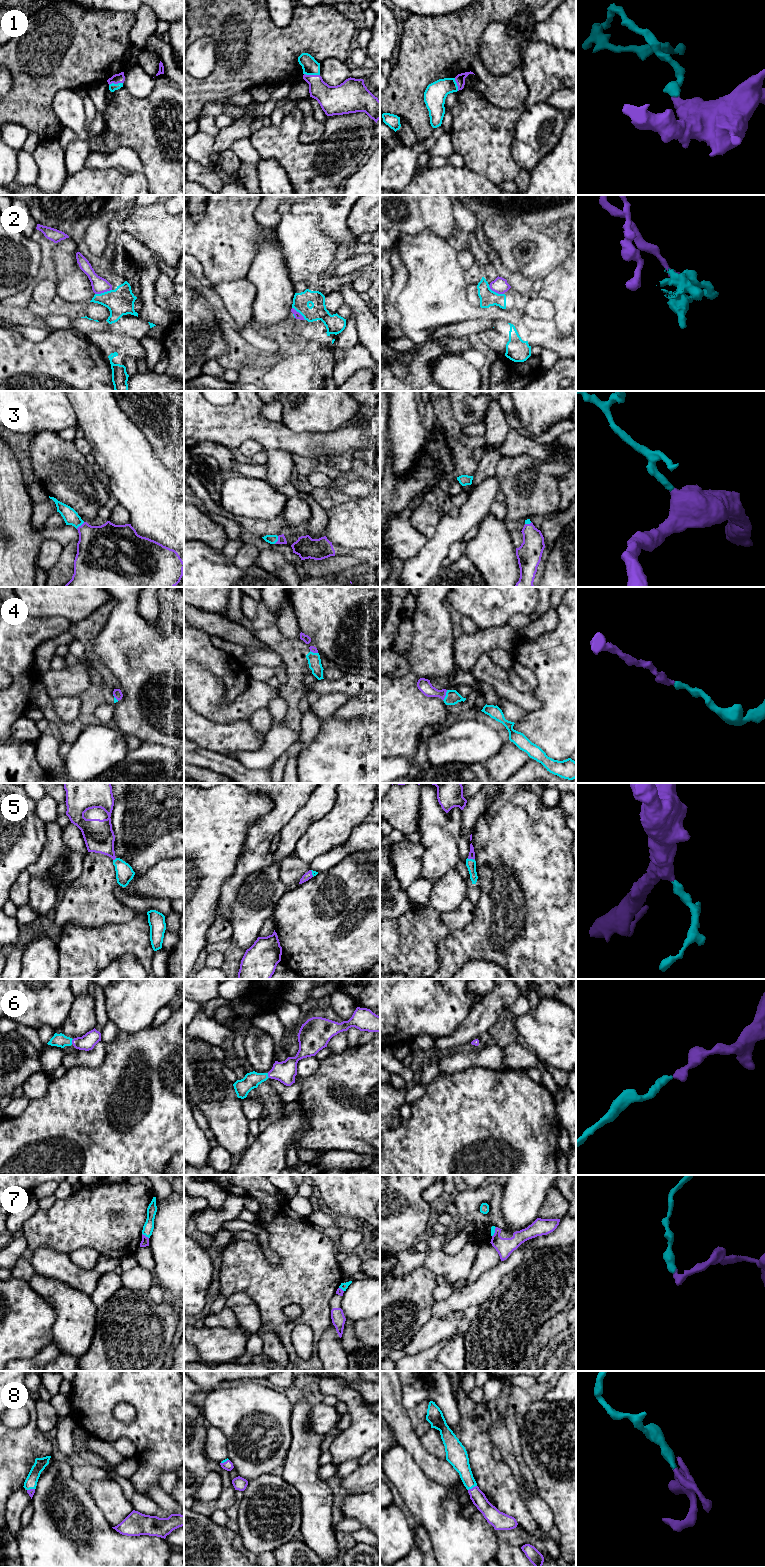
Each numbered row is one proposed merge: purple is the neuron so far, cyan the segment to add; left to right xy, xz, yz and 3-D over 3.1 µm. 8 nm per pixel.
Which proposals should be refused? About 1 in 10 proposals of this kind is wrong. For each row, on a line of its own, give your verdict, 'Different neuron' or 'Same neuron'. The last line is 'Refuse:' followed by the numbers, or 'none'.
1: Same neuron
2: Same neuron
3: Same neuron
4: Same neuron
5: Same neuron
6: Same neuron
7: Same neuron
8: Same neuron
Refuse: none

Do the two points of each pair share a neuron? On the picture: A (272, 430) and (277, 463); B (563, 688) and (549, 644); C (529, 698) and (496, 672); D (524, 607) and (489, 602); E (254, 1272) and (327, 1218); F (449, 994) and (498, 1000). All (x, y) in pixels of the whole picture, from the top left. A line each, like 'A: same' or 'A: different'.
A: different
B: same
C: same
D: same
E: different
F: different

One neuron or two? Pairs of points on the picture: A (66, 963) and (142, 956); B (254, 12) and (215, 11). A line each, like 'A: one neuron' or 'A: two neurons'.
A: one neuron
B: one neuron

